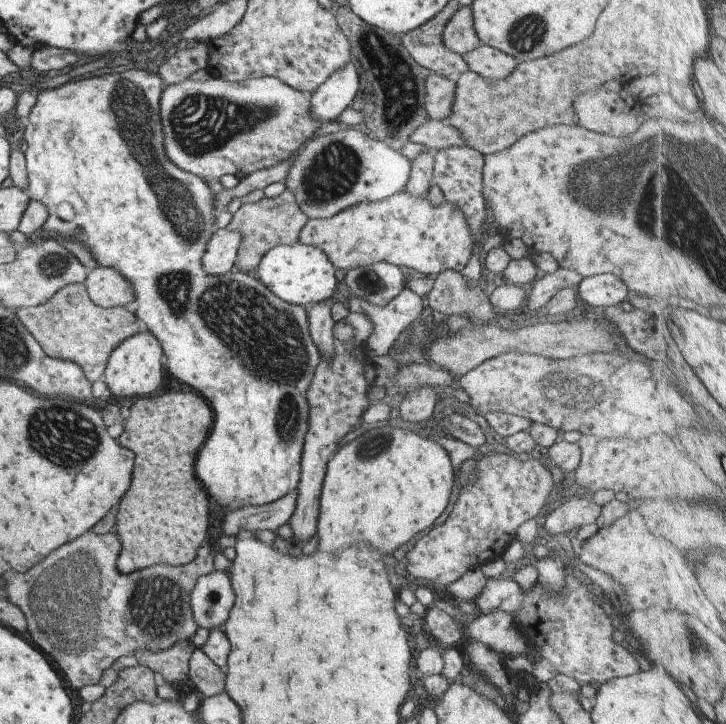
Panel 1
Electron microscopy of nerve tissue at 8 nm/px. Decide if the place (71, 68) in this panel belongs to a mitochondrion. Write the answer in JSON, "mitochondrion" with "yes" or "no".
{"mitochondrion":"no"}

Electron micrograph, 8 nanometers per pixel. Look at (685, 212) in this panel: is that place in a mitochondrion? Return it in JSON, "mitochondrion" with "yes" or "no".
{"mitochondrion":"yes"}

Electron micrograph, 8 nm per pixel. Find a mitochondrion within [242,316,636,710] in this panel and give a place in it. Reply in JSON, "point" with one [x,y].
{"point":[542,391]}

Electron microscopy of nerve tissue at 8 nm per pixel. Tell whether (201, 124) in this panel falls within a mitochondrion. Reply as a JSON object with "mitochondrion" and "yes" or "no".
{"mitochondrion":"yes"}

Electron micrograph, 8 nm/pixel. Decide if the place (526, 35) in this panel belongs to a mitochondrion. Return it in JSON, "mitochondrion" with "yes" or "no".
{"mitochondrion":"yes"}

